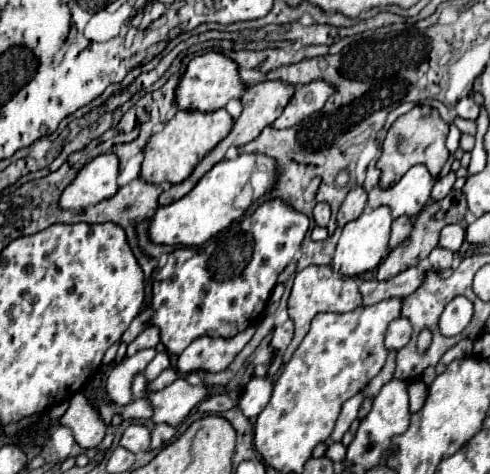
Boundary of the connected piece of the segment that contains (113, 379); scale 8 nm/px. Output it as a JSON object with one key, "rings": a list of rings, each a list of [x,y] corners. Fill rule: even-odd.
{"rings":[[[148,348],[148,350],[140,350],[134,356],[124,356],[118,364],[112,366],[106,378],[106,394],[114,404],[126,406],[134,400],[132,382],[136,374],[146,370],[146,366],[154,360],[154,356],[156,356],[156,350]]]}

